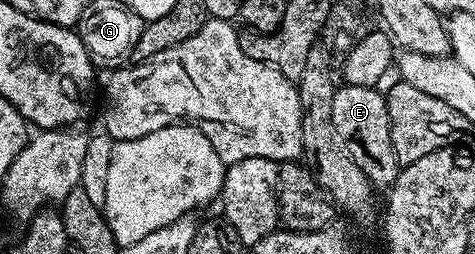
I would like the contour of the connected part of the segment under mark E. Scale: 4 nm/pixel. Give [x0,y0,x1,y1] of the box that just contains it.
[334,83,401,188]

